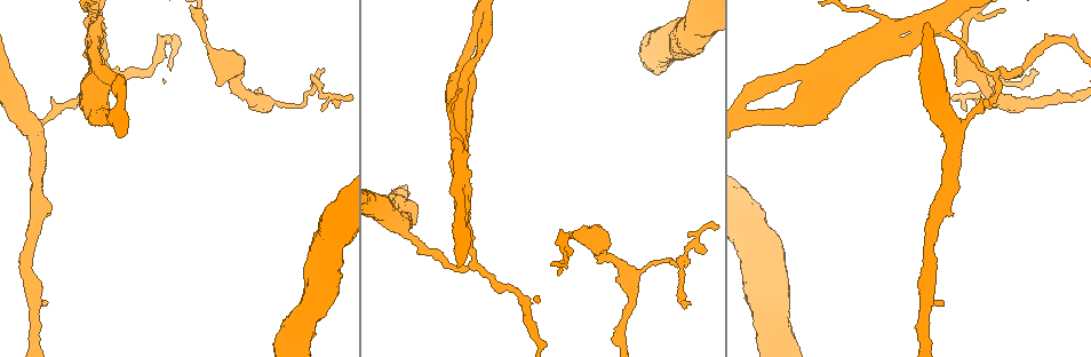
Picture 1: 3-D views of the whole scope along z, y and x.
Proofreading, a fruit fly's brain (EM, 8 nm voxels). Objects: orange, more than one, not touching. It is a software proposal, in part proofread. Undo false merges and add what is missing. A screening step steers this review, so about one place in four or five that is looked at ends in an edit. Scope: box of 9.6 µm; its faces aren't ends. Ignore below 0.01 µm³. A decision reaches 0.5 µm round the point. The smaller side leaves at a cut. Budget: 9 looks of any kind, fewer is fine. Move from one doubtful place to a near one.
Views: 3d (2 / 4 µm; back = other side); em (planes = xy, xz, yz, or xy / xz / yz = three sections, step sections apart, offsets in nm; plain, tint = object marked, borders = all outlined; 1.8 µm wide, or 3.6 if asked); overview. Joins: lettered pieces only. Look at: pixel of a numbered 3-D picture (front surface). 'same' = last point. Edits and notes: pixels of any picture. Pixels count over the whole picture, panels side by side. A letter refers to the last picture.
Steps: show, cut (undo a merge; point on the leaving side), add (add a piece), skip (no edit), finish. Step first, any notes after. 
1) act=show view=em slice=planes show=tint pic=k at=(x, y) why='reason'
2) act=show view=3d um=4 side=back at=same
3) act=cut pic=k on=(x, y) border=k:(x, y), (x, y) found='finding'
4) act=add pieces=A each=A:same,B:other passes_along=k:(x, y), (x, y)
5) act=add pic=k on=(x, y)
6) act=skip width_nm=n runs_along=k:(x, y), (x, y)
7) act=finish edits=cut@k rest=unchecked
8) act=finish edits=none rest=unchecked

act=show view=em um=3.6 slice=xy step=4 show=borders pic=1 at=(902, 26) why='touches itself'

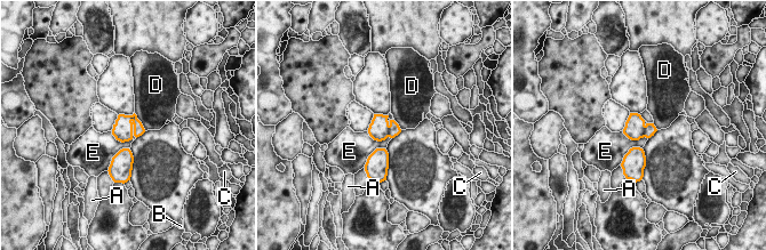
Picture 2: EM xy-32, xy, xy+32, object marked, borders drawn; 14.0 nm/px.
act=cut pic=2 on=(378, 129) longest_contact=E:360nm each=A:other,B:other,C:other,D:other,E:other border=2:(388, 126), (389, 136) found='a second cell is stuck on'

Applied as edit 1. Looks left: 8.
act=show view=em um=3.6 slice=xz step=8 show=tint pic=1 at=(993, 76) why='a fork'

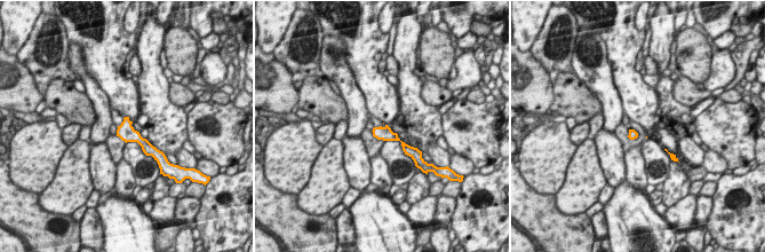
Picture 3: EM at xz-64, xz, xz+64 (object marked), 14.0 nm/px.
act=show view=em um=3.6 slice=xy step=16 show=tint at=same why='another direction'

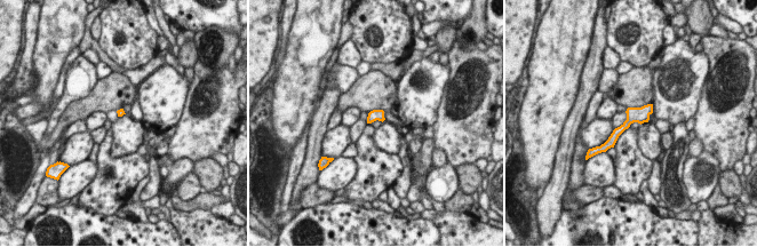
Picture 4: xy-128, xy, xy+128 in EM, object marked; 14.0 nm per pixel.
act=show view=em um=3.6 slice=xy step=16 show=borders at=same why='see the neighbours'

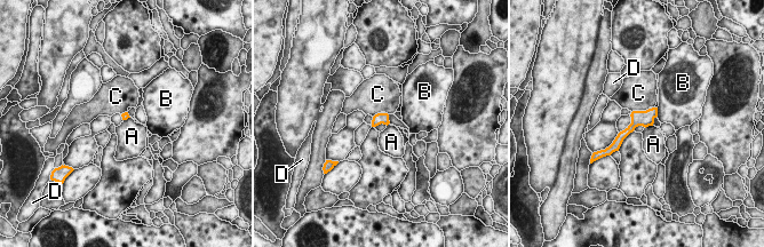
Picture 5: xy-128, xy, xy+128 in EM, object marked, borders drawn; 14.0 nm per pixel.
act=skip each=A:other,B:other,C:other,D:other runs_along=5:(654, 110), (641, 118), (617, 145) found='continuous, no second cell'

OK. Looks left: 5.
act=show view=3d um=4 pic=1 at=(205, 38) why='abrupt turn'

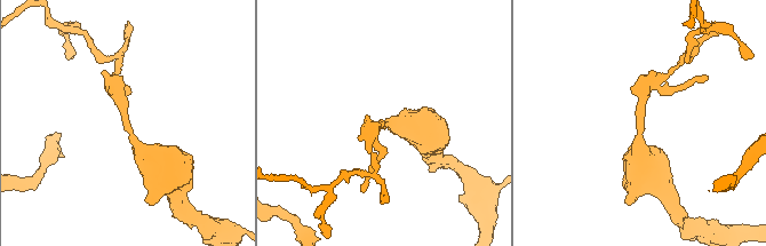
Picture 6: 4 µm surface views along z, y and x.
act=show view=em slice=planes show=borders pic=6 at=(640, 127) arm_widths_nm=260,600

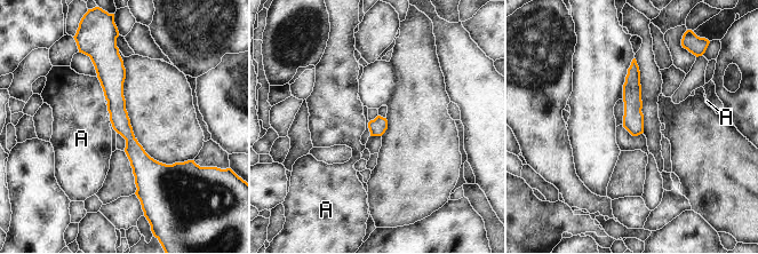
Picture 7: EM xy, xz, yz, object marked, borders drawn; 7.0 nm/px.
act=skip width_nm=120 each=A:other runs_along=7:(116, 57), (138, 192) found='all the same cell'

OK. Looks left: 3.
act=finish edits=cut@2 rest=unchecked

